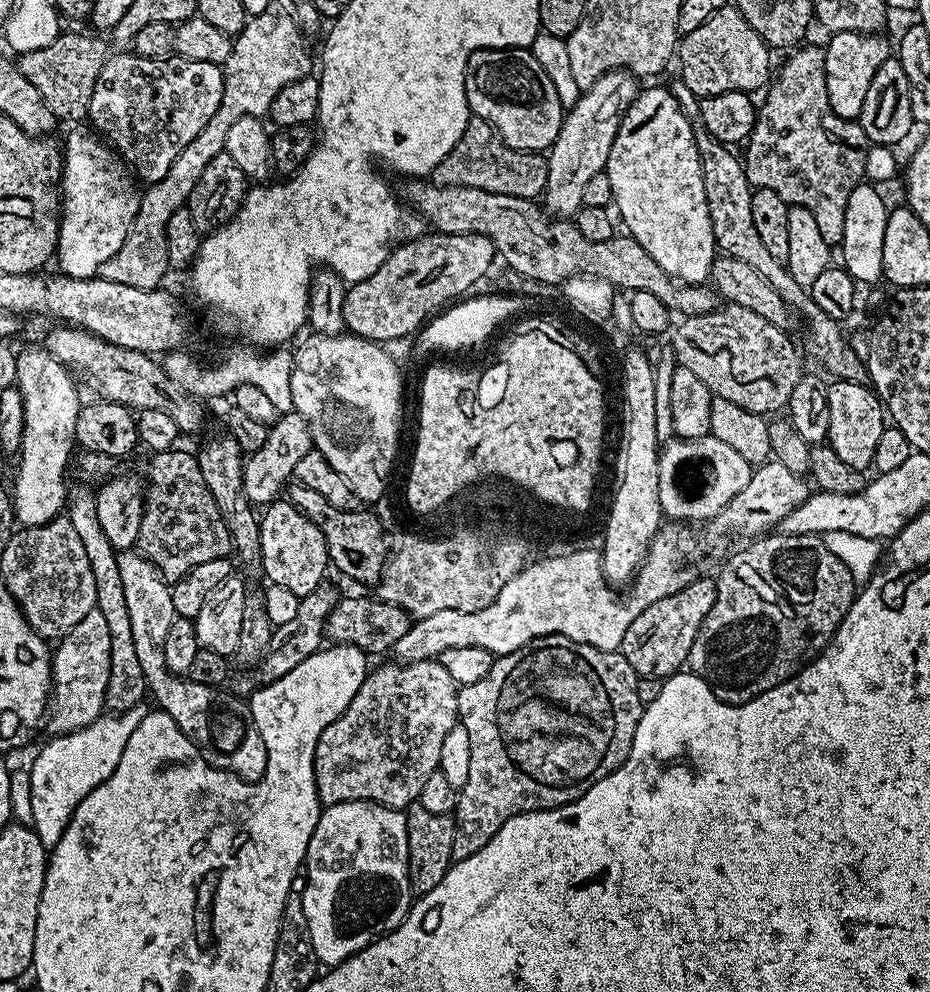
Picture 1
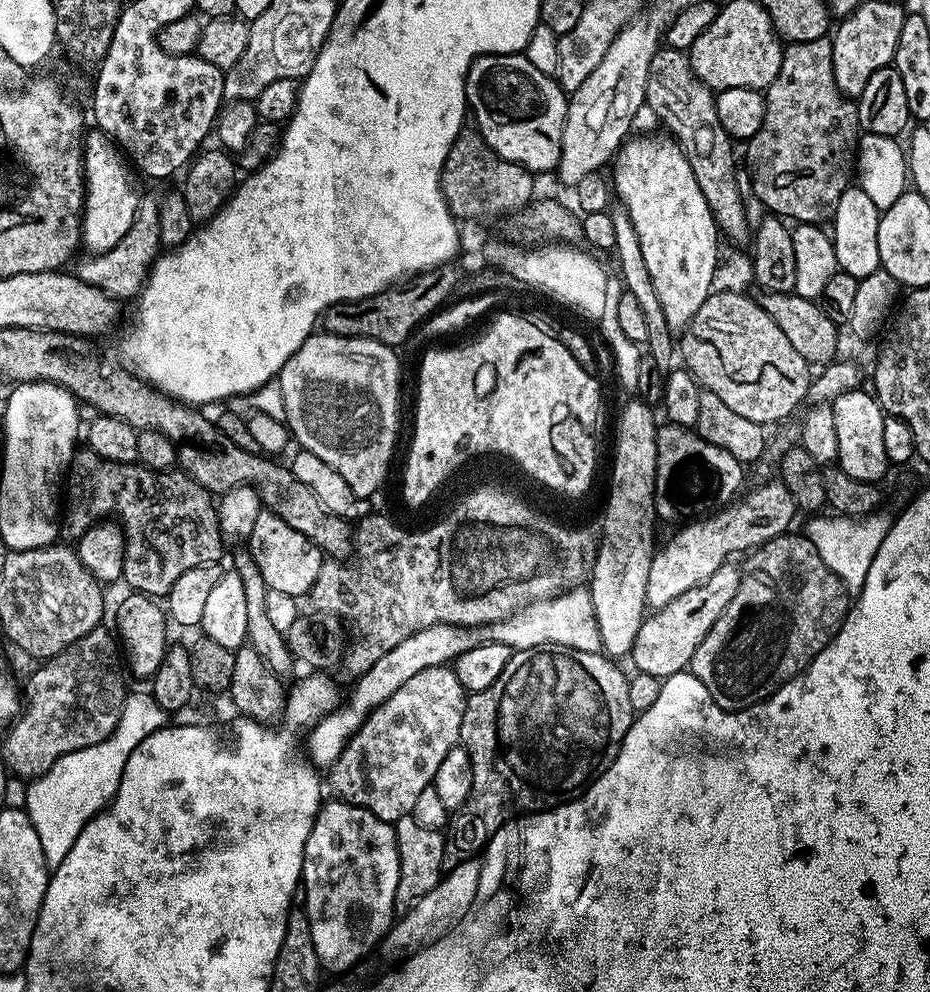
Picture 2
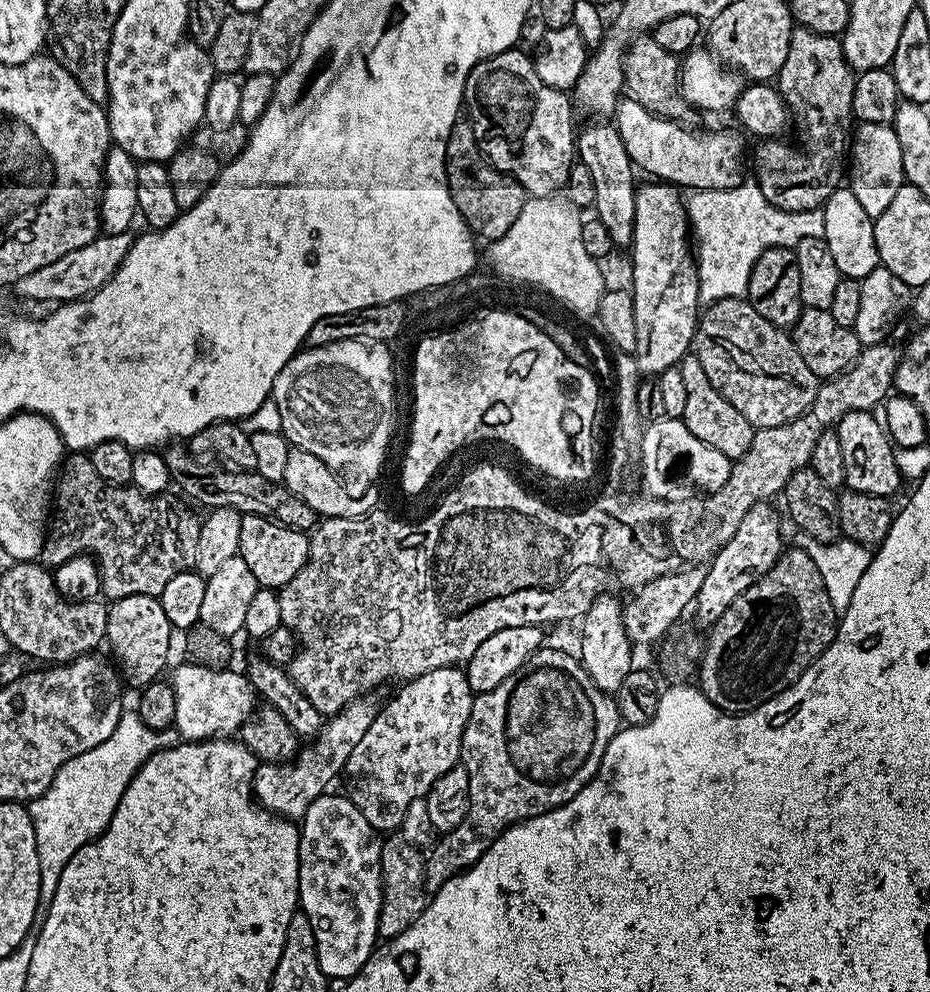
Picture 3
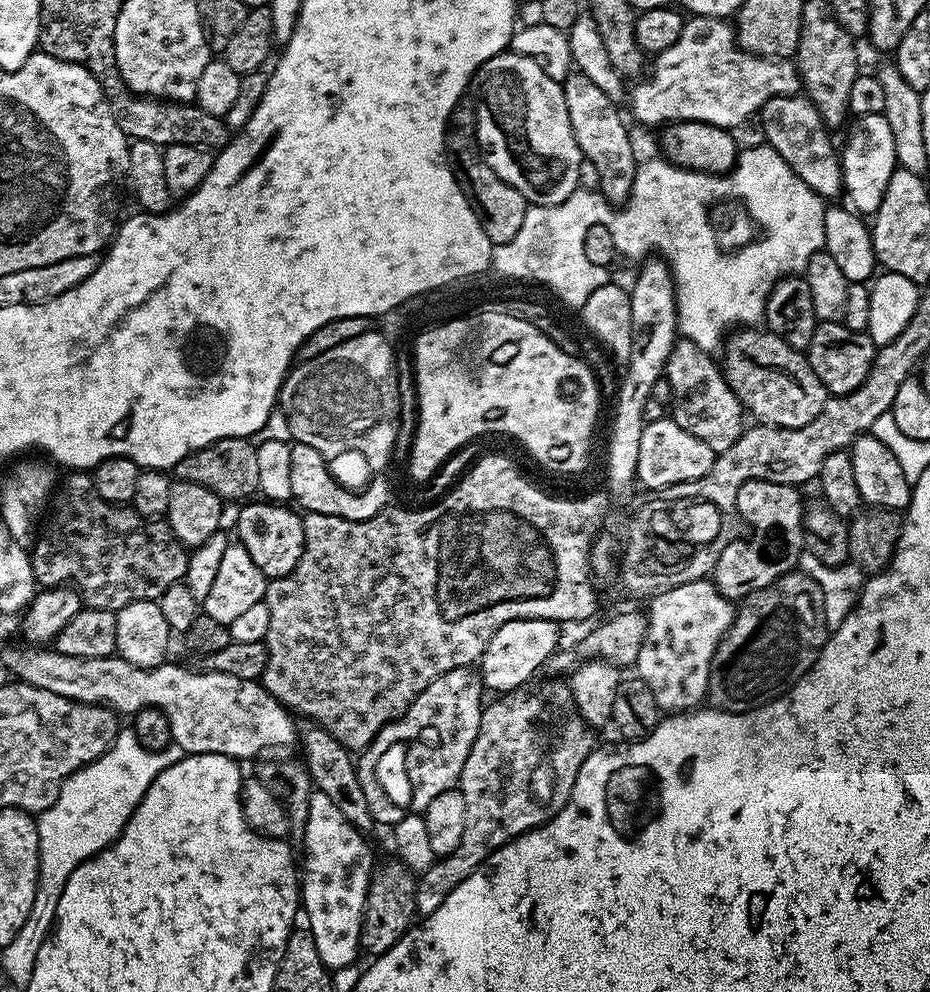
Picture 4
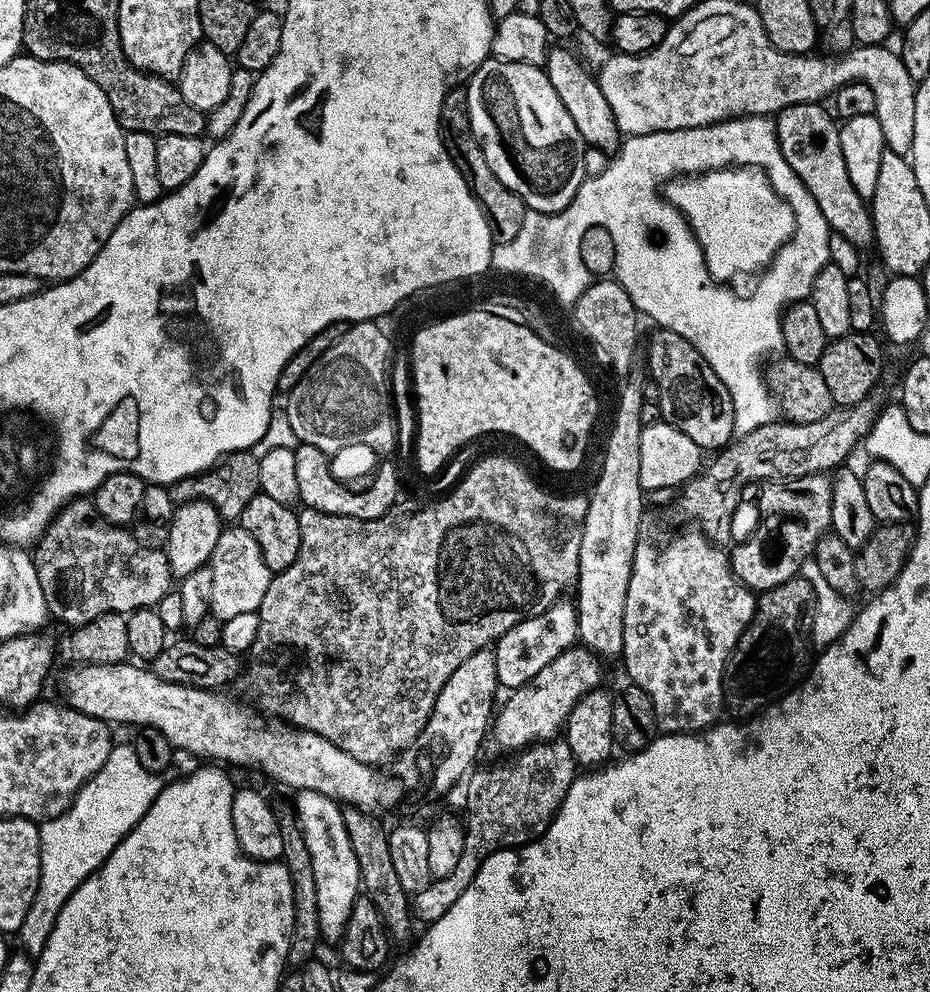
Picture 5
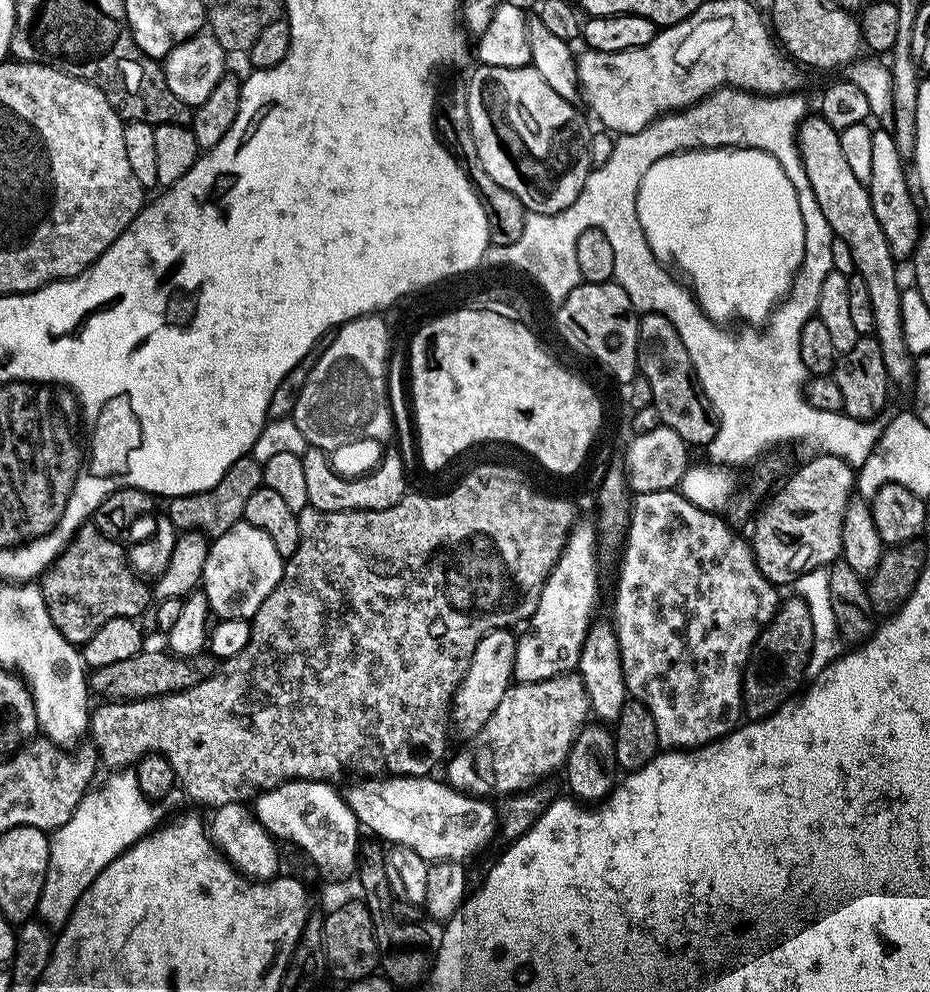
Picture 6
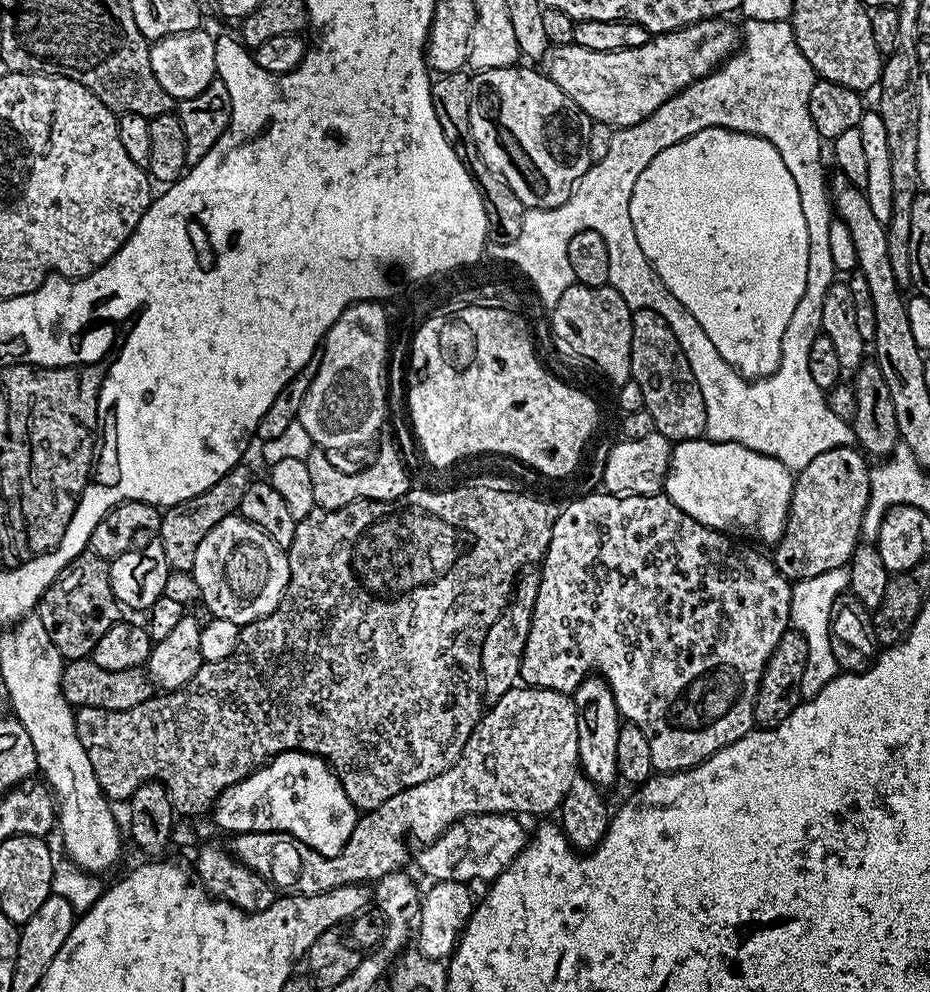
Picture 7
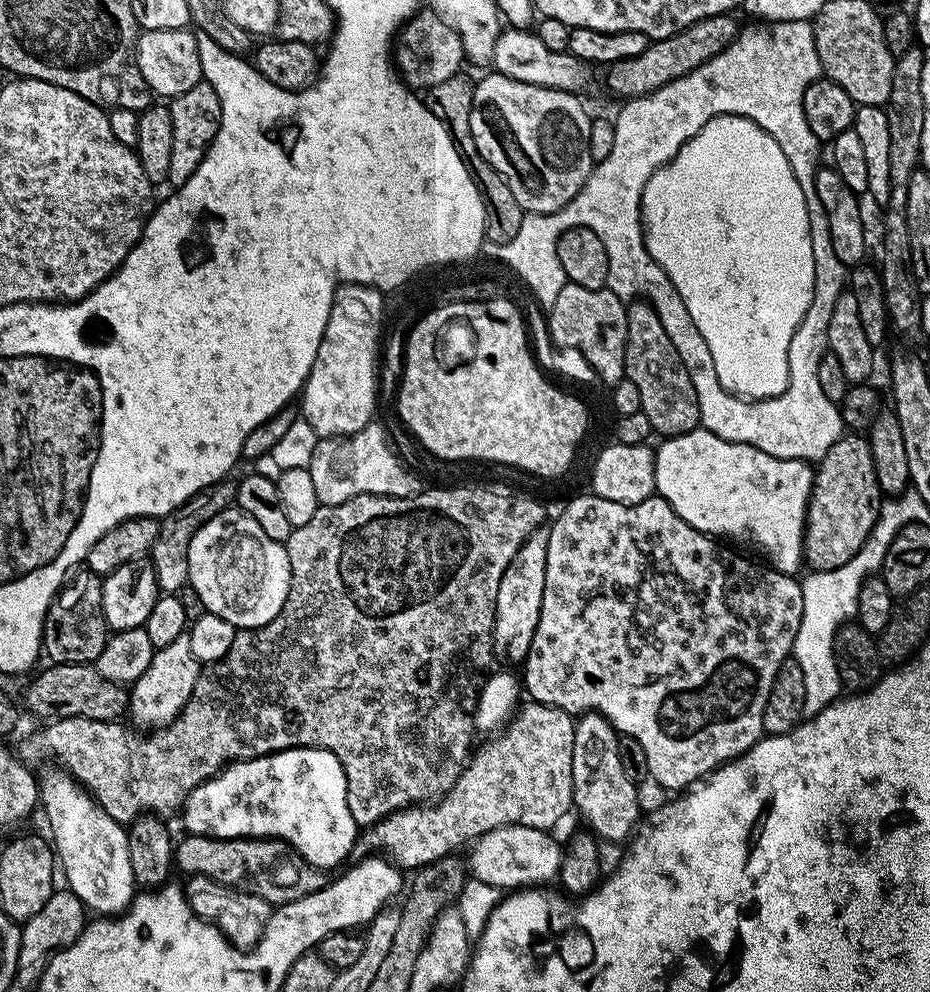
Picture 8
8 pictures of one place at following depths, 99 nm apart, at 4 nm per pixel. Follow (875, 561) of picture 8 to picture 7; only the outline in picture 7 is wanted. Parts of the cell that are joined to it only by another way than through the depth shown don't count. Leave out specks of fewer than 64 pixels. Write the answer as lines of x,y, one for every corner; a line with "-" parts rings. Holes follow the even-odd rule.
842,567
838,570
826,570
826,574
818,574
814,578
798,580
792,584
791,623
794,625
795,631
801,632
806,638
806,646
808,647
806,670
804,673
802,673
802,686
800,687
800,695
804,700
812,700
838,674
836,659
830,650
830,634
828,633
828,627
830,626
830,614
832,613
834,602
837,598
839,598
839,596
845,595
845,593
848,591
849,587
847,567

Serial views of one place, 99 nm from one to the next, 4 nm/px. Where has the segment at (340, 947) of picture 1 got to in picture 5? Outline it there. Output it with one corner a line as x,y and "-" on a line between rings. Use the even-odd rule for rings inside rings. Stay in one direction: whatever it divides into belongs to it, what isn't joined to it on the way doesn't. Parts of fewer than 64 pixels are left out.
297,791
294,796
296,821
300,824
302,834
306,838
306,846
310,850
310,858
314,862
314,886
318,886
318,926
320,935
325,941
339,942
344,937
346,922
356,905
356,897
361,895
360,871
358,858
354,858
354,846
350,846
350,834
346,834
346,822
341,805
320,793

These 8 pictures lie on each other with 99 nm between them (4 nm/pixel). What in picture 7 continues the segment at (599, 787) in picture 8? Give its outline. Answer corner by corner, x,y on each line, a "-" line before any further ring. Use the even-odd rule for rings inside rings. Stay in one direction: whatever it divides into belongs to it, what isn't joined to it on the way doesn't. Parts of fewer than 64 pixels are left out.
589,674
574,693
576,701
576,713
578,714
578,754
580,755
578,764
582,769
583,775
590,777
595,784
600,785
601,789
608,790
612,783
617,783
616,759
618,758
618,734
622,717
616,699
612,693
611,686
599,674

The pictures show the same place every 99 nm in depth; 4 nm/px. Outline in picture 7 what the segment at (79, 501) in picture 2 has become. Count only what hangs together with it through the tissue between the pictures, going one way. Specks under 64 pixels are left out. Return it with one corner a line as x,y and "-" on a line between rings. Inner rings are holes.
90,550
85,551
61,570
56,581
40,598
40,621
42,626
46,626
46,634
50,634
65,661
91,657
94,646
98,646
98,638
102,638
110,626
119,624
122,619
122,607
111,589
108,570
109,561
95,556

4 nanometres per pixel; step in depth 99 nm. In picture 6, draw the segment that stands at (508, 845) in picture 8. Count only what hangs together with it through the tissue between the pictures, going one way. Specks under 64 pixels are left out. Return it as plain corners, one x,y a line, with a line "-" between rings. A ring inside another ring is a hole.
383,776
383,777
369,777
361,779
360,784
352,787
348,792
345,791
344,797
347,804
351,808
351,812
355,814
359,823
368,831
368,829
376,834
377,839
384,841
385,843
399,846
403,848
410,848
415,851
416,854
420,854
424,860
429,863
465,863
468,862
476,852
482,851
492,840
497,837
498,834
498,812
495,805
484,799
483,797
475,797
469,793
459,792
456,788
453,788
447,781
438,781
434,779
434,776

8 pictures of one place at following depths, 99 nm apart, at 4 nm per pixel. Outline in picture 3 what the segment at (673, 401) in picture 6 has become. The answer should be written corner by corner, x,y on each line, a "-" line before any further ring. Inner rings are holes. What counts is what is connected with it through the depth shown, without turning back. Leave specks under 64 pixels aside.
689,354
680,361
678,365
682,374
682,390
686,394
686,410
682,417
684,424
698,438
698,442
706,442
706,446
714,446
714,450
722,450
726,458
730,461
738,461
746,450
750,450
750,442
754,442
756,429
714,386
710,386
710,378
706,378
706,370
702,370
702,362
694,354

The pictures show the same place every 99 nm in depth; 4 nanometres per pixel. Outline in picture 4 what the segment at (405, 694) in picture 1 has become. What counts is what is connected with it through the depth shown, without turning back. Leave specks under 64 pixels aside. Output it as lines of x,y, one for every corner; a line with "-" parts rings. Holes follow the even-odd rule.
471,667
455,668
454,670
450,670
446,674
442,674
438,678
434,678
434,682
430,682
430,686
426,686
426,690
422,690
422,694
418,694
418,698
414,698
414,702
410,702
410,706
407,710
405,710
398,719
391,720
391,722
388,723
378,735
376,735
371,744
359,753
358,763
356,765
358,782
362,786
362,794
366,794
366,802
370,806
370,814
377,825
396,825
400,821
402,815
400,803
408,804
412,800
411,811
416,814
420,814
423,813
426,806
430,806
430,802
434,802
434,798
438,798
438,794
442,794
448,788
457,787
460,775
462,774
462,766
466,766
466,754
470,754
470,746
474,746
474,738
478,738
478,730
480,729
480,713
485,700
486,689
480,679
479,671
473,670

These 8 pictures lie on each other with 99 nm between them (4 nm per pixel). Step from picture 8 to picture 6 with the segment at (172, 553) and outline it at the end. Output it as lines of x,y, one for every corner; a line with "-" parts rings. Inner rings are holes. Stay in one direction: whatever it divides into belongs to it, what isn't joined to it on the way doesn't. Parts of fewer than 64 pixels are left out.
249,455
238,458
226,474
222,474
222,482
218,486
210,486
210,490
202,490
185,496
174,496
167,501
166,515
176,530
181,533
197,532
207,538
215,538
226,534
230,526
241,523
244,520
246,501
254,490
262,487
264,482
264,466

